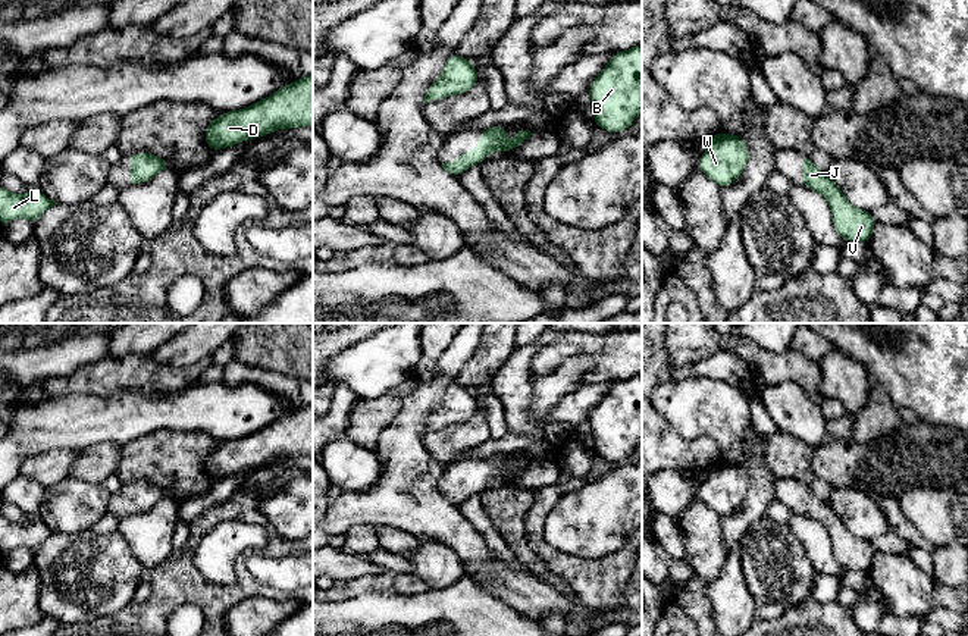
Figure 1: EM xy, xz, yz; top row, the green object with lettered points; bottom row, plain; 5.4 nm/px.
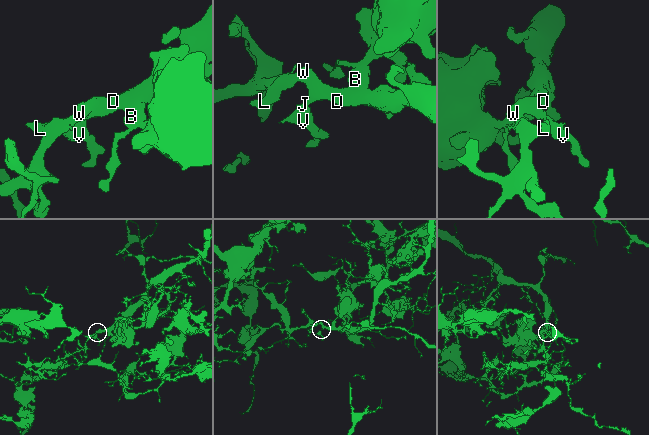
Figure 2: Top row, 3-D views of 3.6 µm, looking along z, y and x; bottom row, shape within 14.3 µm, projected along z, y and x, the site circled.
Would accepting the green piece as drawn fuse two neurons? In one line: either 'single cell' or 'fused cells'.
single cell

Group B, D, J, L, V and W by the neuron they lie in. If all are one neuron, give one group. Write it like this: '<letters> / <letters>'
B D J L V W

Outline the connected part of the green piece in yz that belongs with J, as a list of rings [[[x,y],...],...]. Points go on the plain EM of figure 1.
[[[809,483],[802,485],[802,514],[827,529],[834,560],[840,568],[850,571],[871,570],[877,552],[871,541],[853,536],[836,511],[811,491]]]

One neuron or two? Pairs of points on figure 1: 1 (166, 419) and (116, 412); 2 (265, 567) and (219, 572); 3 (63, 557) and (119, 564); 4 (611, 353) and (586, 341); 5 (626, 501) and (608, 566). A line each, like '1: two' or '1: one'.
1: one
2: two
3: one
4: one
5: two

